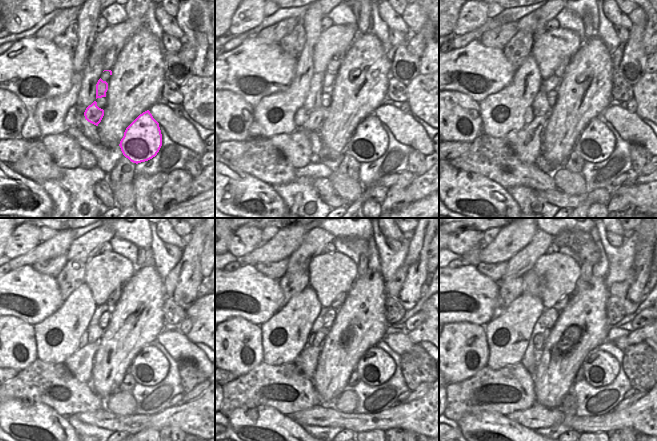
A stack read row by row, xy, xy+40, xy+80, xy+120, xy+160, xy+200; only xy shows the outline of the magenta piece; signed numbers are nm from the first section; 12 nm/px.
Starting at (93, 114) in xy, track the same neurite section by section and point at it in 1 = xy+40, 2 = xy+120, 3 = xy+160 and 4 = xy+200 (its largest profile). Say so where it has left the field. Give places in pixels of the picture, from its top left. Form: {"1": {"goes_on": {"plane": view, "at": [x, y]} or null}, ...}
{"1": {"goes_on": {"plane": "xy+40", "at": [316, 117]}}, "2": {"goes_on": {"plane": "xy+120", "at": [88, 352]}}, "3": {"goes_on": {"plane": "xy+160", "at": [312, 352]}}, "4": {"goes_on": {"plane": "xy+200", "at": [537, 353]}}}

